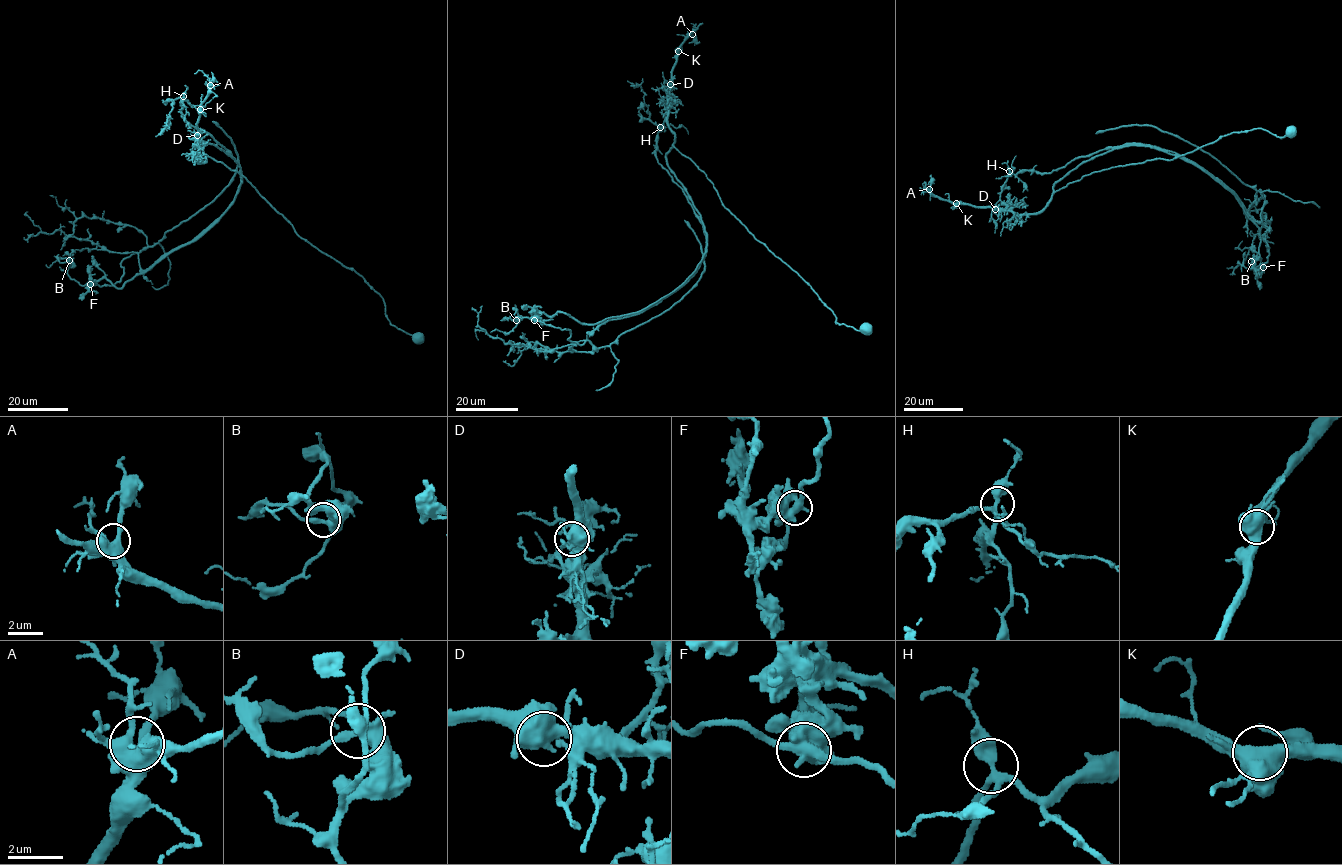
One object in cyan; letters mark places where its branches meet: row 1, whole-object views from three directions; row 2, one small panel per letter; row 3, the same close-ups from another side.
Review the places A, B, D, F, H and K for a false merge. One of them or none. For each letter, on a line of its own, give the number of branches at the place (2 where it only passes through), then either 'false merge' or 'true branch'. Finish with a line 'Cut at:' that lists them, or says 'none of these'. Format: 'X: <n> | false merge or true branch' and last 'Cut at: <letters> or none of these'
A: 4 | true branch
B: 4 | true branch
D: 4 | true branch
F: 4 | false merge
H: 4 | true branch
K: 4 | true branch
Cut at: F

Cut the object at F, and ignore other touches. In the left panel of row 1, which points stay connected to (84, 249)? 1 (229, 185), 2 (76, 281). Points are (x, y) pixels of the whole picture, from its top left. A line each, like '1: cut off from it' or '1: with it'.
1: with it
2: with it

